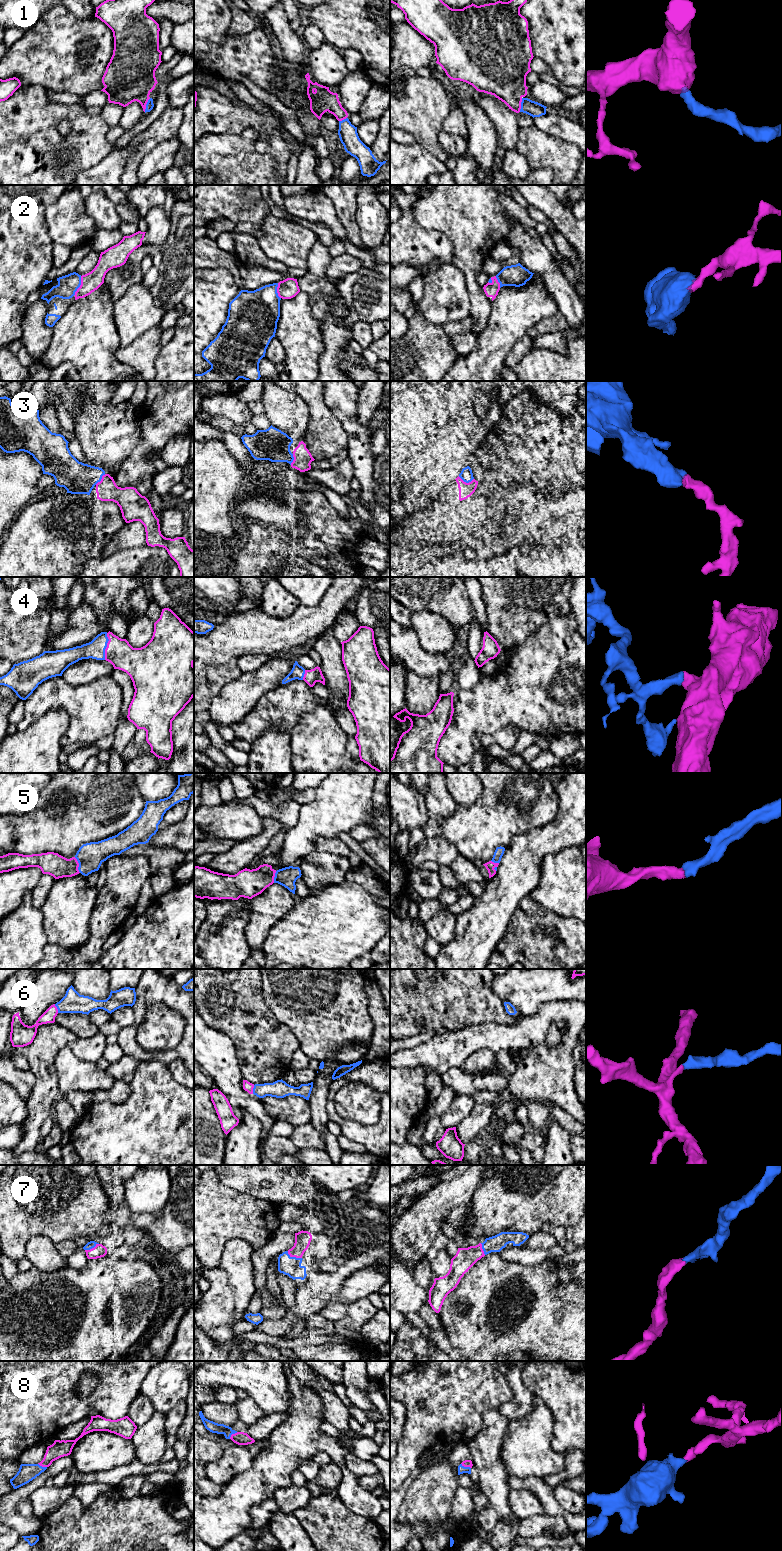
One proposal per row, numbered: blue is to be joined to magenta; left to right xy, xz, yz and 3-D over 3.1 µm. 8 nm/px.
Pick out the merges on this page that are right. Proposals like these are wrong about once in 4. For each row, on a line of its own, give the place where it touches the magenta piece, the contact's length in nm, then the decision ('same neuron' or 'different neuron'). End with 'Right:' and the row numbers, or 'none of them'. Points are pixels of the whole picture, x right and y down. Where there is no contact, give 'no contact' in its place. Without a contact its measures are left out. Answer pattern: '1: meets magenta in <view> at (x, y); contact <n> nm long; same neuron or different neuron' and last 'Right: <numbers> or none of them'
1: meets magenta in xy at (145, 105); contact 120 nm long; same neuron
2: meets magenta in xy at (80, 286); contact 170 nm long; same neuron
3: meets magenta in yz at (465, 482); contact 130 nm long; same neuron
4: meets magenta in xy at (107, 646); contact 220 nm long; same neuron
5: meets magenta in xy at (78, 865); contact 140 nm long; same neuron
6: meets magenta in xy at (56, 1008); contact 80 nm long; same neuron
7: meets magenta in xz at (294, 1256); contact 130 nm long; same neuron
8: meets magenta in yz at (466, 1466); contact 90 nm long; same neuron
Right: 1, 2, 3, 4, 5, 6, 7, 8

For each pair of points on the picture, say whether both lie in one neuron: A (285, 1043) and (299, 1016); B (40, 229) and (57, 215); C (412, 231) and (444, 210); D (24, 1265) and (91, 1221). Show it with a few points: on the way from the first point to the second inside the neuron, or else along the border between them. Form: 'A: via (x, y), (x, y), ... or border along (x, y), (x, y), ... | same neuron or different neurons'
A: border along (274, 1015), (297, 1039), (300, 1048) | different neurons
B: border along (55, 202), (45, 211), (47, 233), (53, 244) | different neurons
C: border along (411, 208), (413, 217), (423, 227), (442, 233) | different neurons
D: border along (24, 1256), (16, 1263) | different neurons

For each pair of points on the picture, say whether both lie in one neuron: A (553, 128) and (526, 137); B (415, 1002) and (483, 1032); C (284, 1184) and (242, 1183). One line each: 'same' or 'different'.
A: different
B: different
C: same

